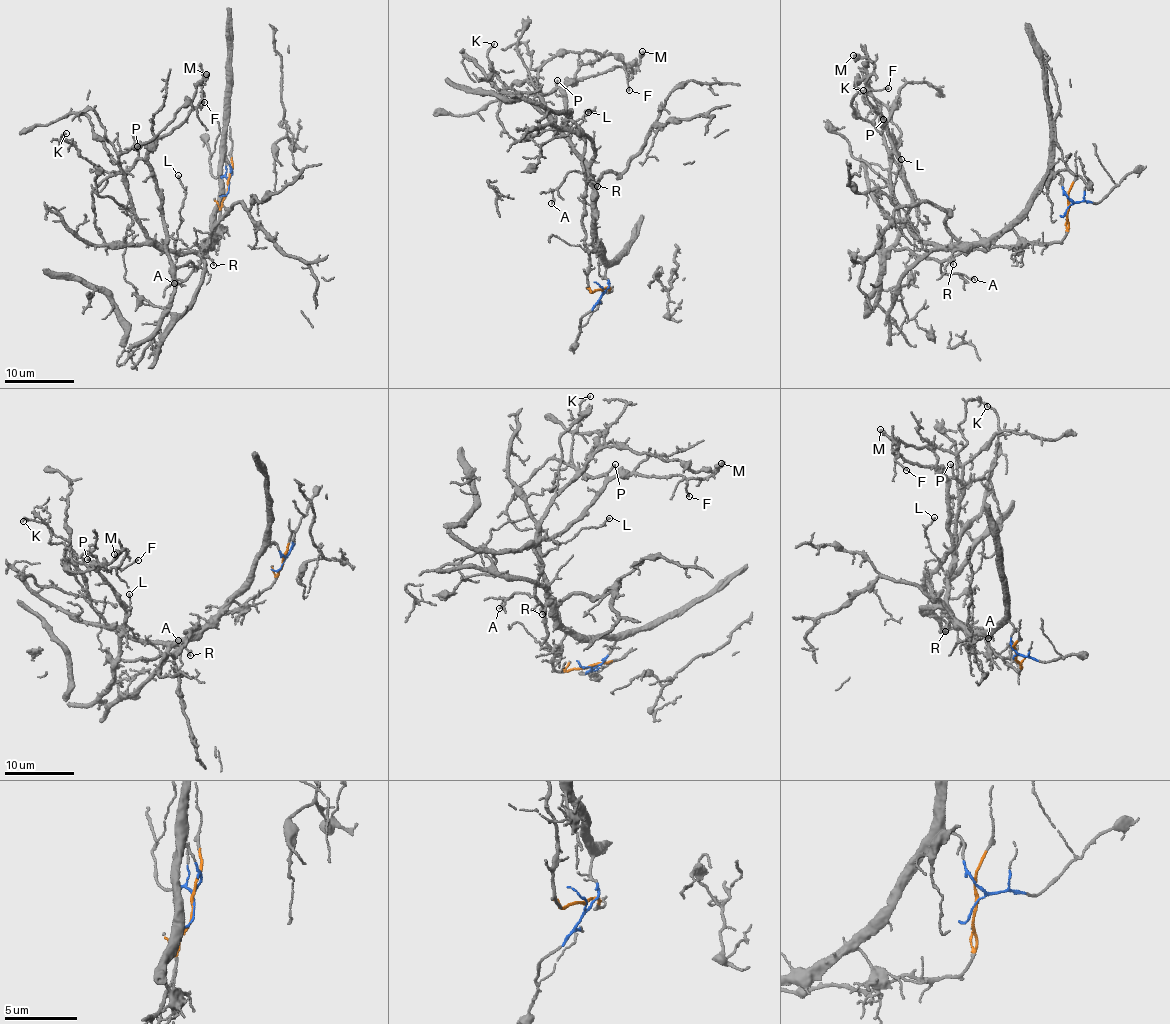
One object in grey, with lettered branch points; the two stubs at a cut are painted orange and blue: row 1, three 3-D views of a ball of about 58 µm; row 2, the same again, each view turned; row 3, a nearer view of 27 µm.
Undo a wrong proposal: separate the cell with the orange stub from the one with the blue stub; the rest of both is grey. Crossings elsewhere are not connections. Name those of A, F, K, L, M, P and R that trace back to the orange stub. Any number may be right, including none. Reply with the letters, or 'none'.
A, F, K, M, P

